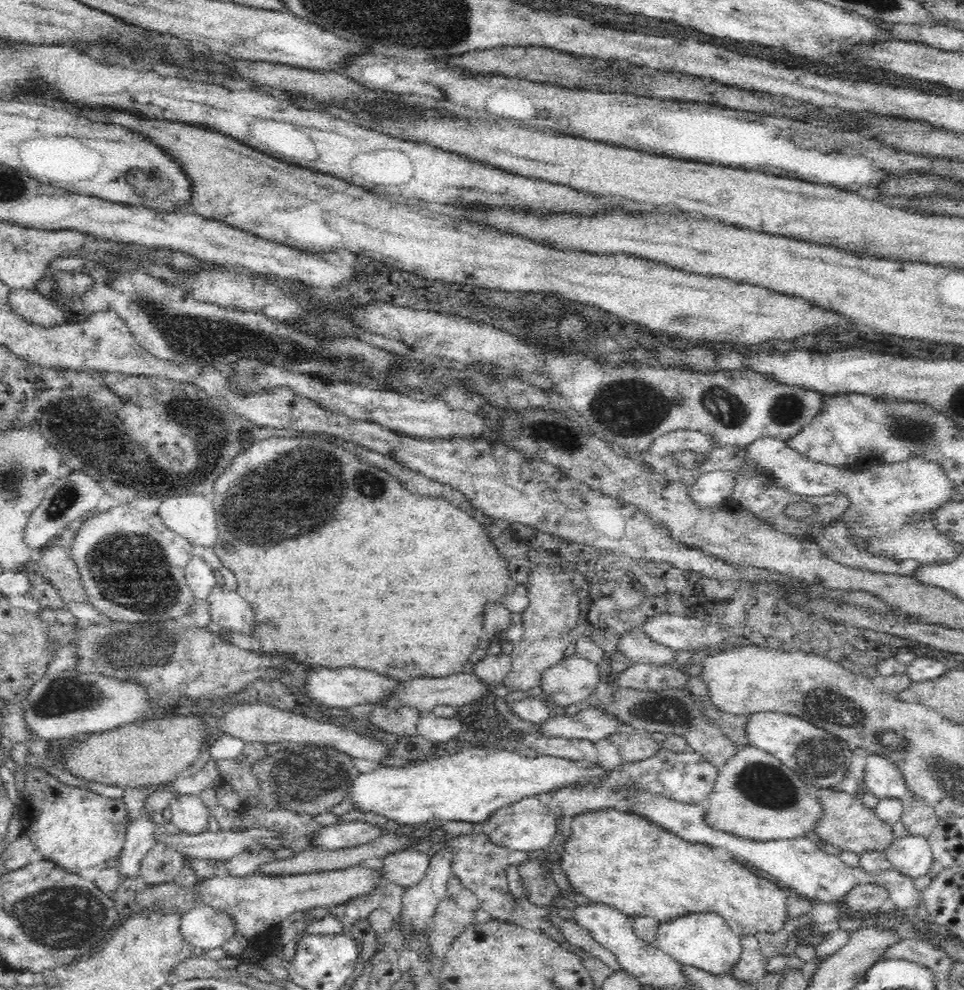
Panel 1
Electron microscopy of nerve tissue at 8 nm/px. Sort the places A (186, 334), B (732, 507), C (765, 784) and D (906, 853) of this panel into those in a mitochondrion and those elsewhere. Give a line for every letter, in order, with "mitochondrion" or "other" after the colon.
A: mitochondrion
B: other
C: mitochondrion
D: other

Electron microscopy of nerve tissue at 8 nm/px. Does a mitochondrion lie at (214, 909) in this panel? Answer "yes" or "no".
no

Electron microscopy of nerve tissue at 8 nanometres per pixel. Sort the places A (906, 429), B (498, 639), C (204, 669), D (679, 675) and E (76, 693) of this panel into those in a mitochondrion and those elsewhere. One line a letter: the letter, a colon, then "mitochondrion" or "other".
A: mitochondrion
B: other
C: other
D: other
E: mitochondrion

